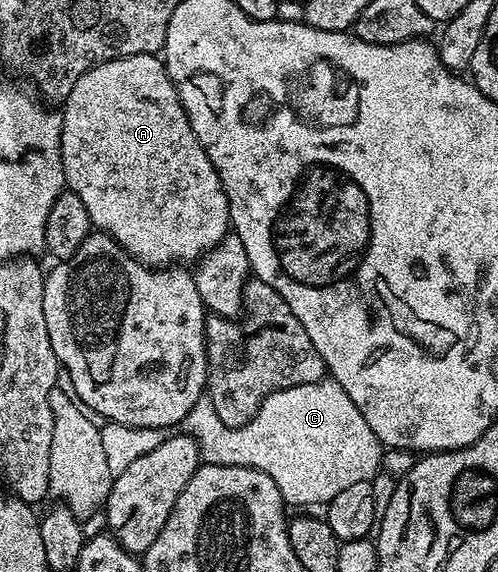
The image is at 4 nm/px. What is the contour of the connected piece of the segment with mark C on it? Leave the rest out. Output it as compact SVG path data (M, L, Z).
M332 379L299 387L287 387L283 391L267 395L257 414L243 427L227 427L227 423L219 419L209 396L203 395L185 417L183 429L188 436L197 440L204 464L251 467L271 475L271 479L275 479L279 487L281 500L289 507L321 504L324 506L351 484L360 481L372 482L381 468L381 441L375 431L367 427L363 411L359 411L359 407L351 403L351 395L347 395L347 391L343 391L343 387L339 387L339 383Z

